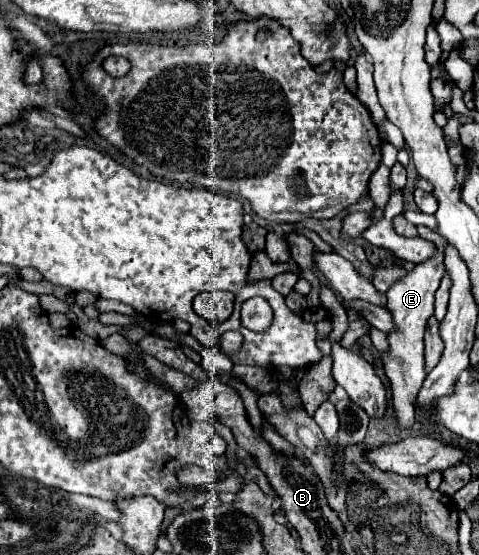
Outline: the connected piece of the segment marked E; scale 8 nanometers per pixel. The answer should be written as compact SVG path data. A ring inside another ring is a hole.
M435 251L433 257L429 257L423 263L417 263L413 271L409 271L407 275L403 275L401 279L397 279L389 289L387 289L387 309L393 315L393 321L397 323L397 329L393 335L389 335L389 353L381 355L383 367L385 367L385 375L391 381L391 395L393 395L393 407L397 413L397 419L403 427L411 427L415 423L413 415L413 399L417 397L423 379L427 377L425 371L425 357L423 357L423 333L425 333L425 323L427 319L433 315L433 299L435 299L435 291L439 289L439 283L445 275L445 267L443 267L443 251Z

